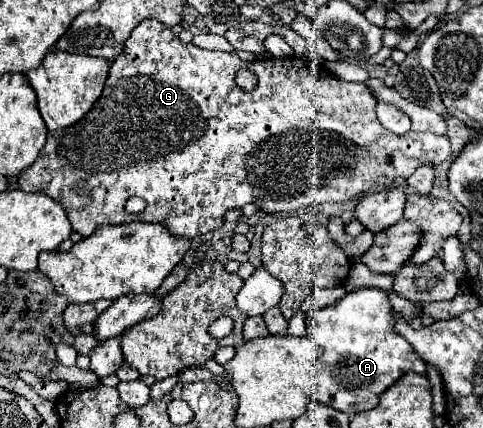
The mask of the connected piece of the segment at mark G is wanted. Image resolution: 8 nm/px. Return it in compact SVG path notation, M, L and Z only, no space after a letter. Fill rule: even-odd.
M146 19L134 27L134 31L130 33L130 37L124 43L122 55L118 55L112 61L110 71L108 71L108 81L104 85L100 99L94 103L94 107L76 125L48 133L48 141L44 145L42 153L38 155L38 159L18 175L18 185L22 191L44 193L44 195L52 197L54 201L58 201L64 207L64 211L68 213L72 229L76 233L80 233L82 237L92 235L92 231L100 225L124 225L124 223L132 223L132 221L146 221L146 223L164 225L176 237L192 239L192 237L204 235L208 231L214 231L216 227L222 225L222 215L226 211L240 209L248 203L256 203L262 213L280 213L280 211L292 213L298 207L320 205L326 201L344 203L344 201L358 199L372 189L390 189L390 187L394 187L394 181L398 177L408 179L414 173L414 169L418 169L420 165L438 165L438 163L444 163L452 155L448 137L440 137L434 133L416 133L416 131L410 131L406 135L396 135L396 133L386 131L374 113L376 105L376 98L364 83L342 81L338 77L334 77L326 67L318 65L316 61L312 61L308 57L280 57L280 59L266 57L266 59L242 61L242 59L238 59L236 53L206 51L206 49L200 49L192 43L182 43L166 25L162 25L154 19ZM240 69L248 69L256 75L258 83L256 83L254 91L244 91L236 85L236 75ZM132 195L142 197L146 201L146 209L138 215L130 215L124 211L124 203Z

